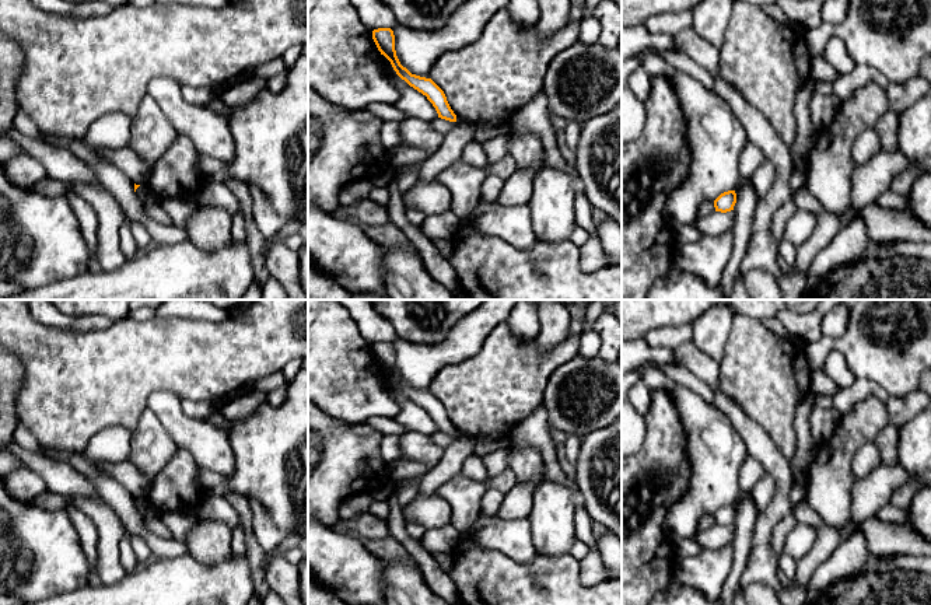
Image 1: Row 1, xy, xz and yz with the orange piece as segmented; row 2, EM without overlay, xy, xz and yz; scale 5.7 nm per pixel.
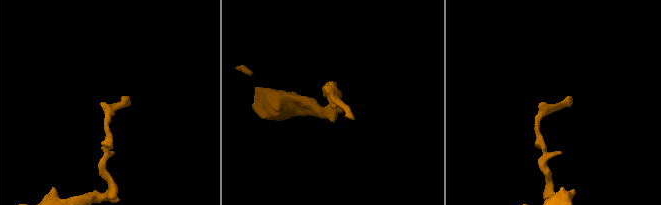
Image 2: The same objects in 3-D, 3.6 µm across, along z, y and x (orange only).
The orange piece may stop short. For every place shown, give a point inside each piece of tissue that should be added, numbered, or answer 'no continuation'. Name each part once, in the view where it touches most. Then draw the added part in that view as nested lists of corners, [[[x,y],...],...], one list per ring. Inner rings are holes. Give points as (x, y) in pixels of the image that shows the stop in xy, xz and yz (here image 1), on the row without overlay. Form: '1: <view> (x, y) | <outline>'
no continuation

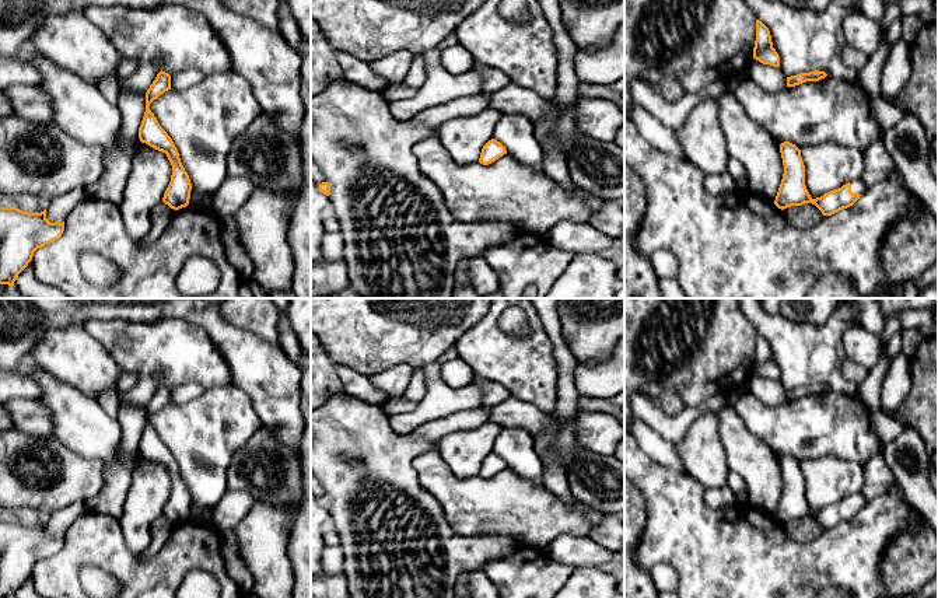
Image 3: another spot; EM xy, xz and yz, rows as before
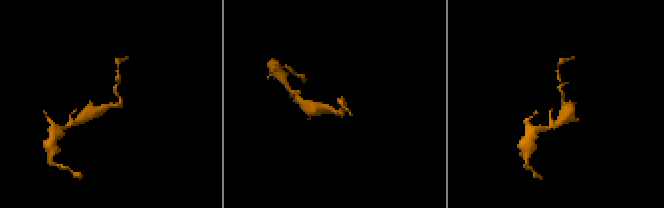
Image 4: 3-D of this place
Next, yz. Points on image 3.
1: yz (857, 500) | [[[862,492],[861,493],[855,493],[855,494],[851,494],[850,497],[851,497],[851,506],[853,507],[861,508],[867,503],[867,500],[862,496]]]

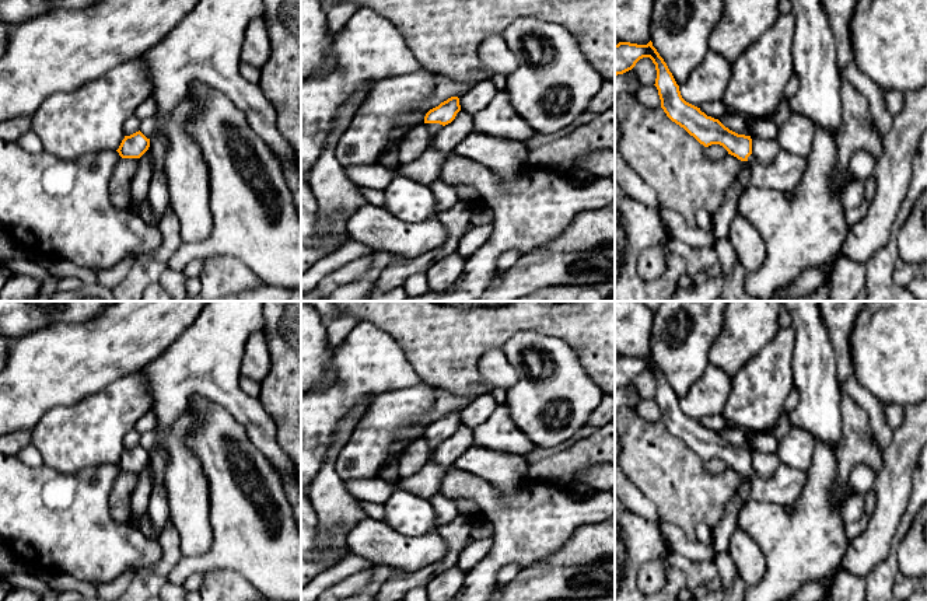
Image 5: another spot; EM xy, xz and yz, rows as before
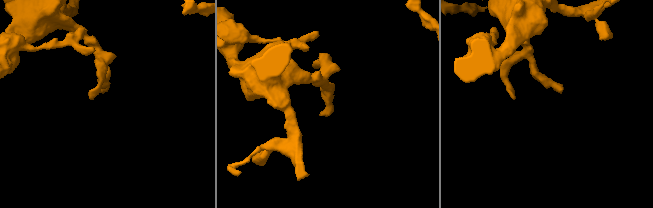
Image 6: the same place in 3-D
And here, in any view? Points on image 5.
1: xz (426, 482) | [[[427,437],[430,445],[430,460],[414,475],[399,478],[395,482],[388,482],[382,476],[370,479],[350,479],[344,481],[346,489],[350,495],[364,502],[374,502],[385,504],[391,495],[398,490],[407,490],[416,496],[430,499],[440,493],[442,481],[452,467],[438,465],[433,460],[434,451],[442,444],[440,437]]]

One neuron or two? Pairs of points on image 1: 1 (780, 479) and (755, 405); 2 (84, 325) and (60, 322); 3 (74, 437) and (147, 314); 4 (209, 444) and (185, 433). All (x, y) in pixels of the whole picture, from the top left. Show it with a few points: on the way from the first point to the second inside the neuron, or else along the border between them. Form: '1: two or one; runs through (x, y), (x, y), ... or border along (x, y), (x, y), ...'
1: two; border along (739, 404), (739, 408), (766, 432), (783, 453)
2: one; runs through (79, 324), (66, 322)
3: two; border along (129, 314), (140, 321), (149, 321), (156, 317)
4: one; runs through (203, 440), (191, 433)

